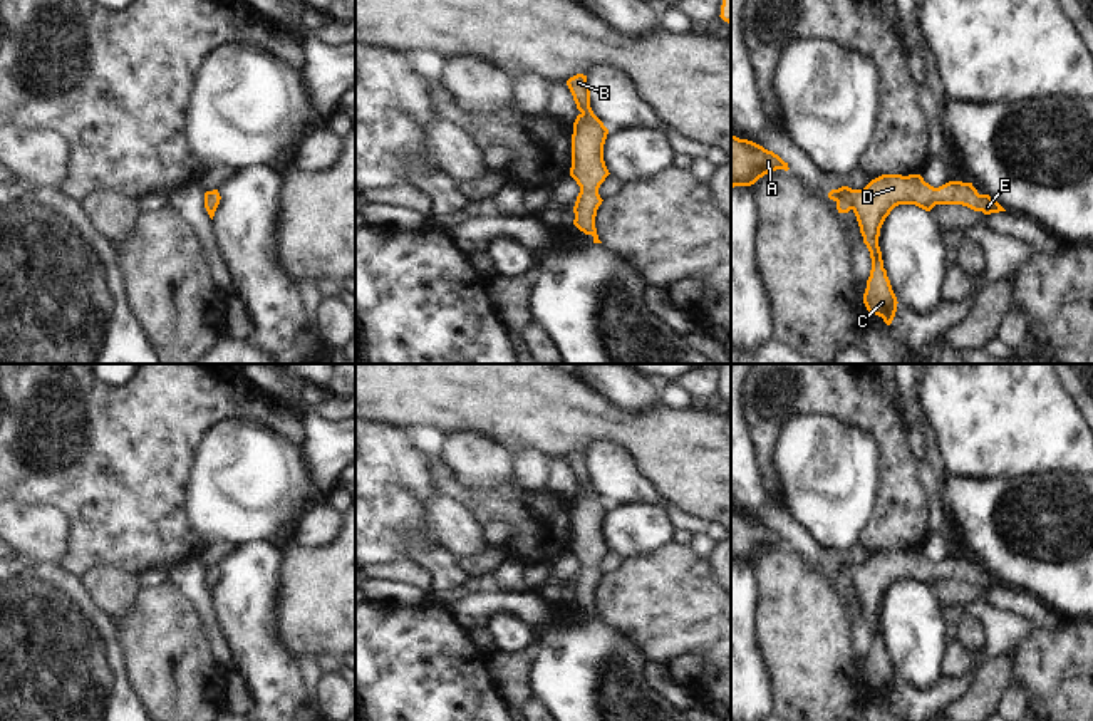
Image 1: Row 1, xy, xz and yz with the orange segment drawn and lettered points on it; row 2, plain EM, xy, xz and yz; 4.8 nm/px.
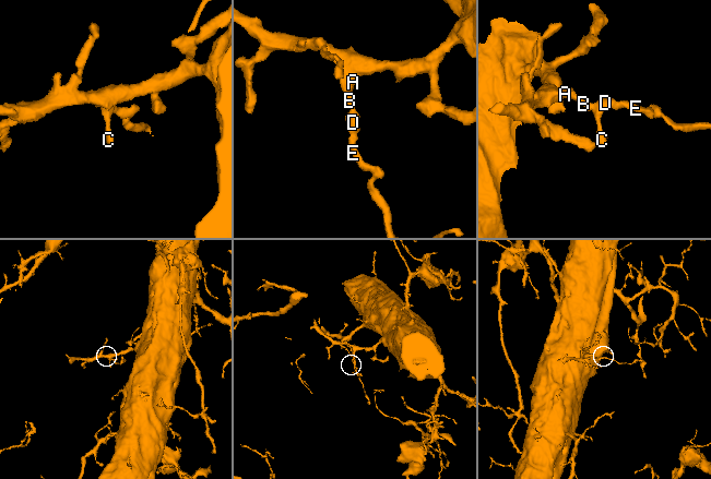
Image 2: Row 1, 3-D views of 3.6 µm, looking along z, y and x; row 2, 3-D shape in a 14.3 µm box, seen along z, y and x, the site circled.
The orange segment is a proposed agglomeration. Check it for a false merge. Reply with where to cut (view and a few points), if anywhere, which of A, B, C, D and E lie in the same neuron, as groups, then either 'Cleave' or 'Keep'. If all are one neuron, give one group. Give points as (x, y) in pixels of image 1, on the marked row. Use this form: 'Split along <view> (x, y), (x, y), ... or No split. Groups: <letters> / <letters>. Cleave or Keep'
No split. Groups: A B C D E. Keep.

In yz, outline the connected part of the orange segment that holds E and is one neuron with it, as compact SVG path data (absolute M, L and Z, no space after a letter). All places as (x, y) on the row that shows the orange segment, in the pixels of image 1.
M882 174L863 189L842 186L831 189L828 198L837 203L838 213L855 213L863 243L872 258L872 270L863 293L868 312L892 324L897 312L897 297L883 268L878 246L880 228L890 211L899 205L915 205L930 211L935 205L962 205L984 215L1006 211L989 195L979 195L972 183L949 181L939 188L930 186L920 174Z

